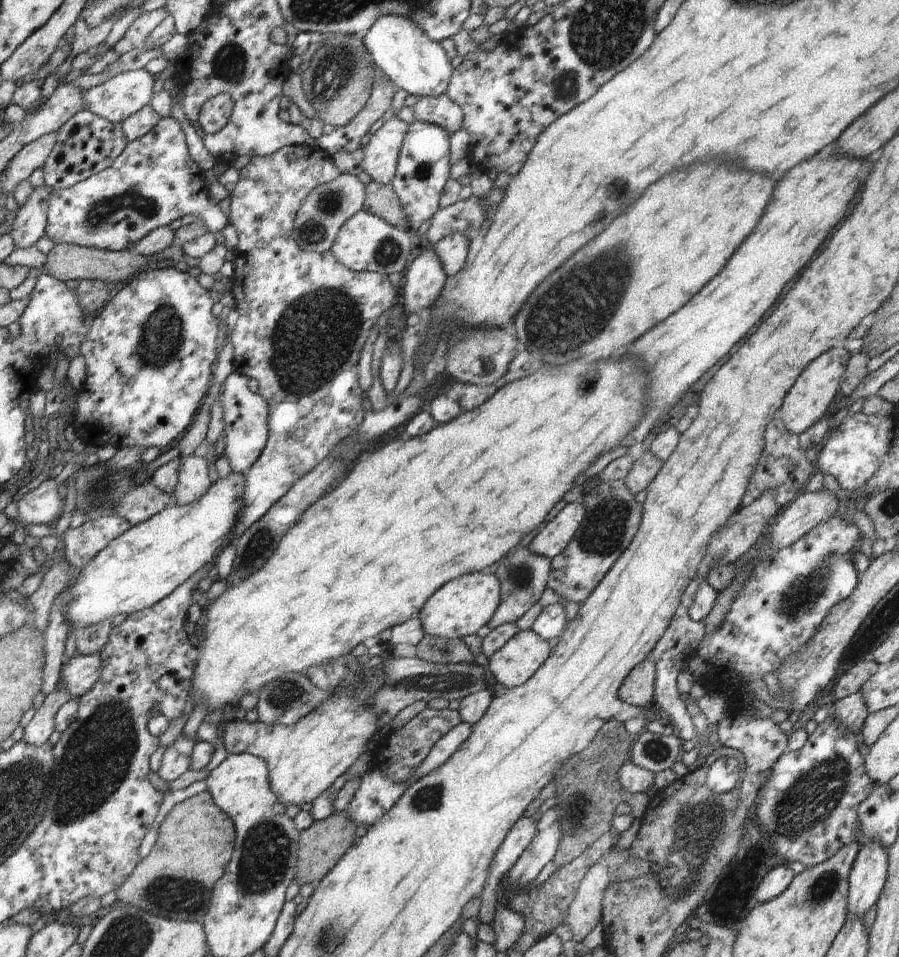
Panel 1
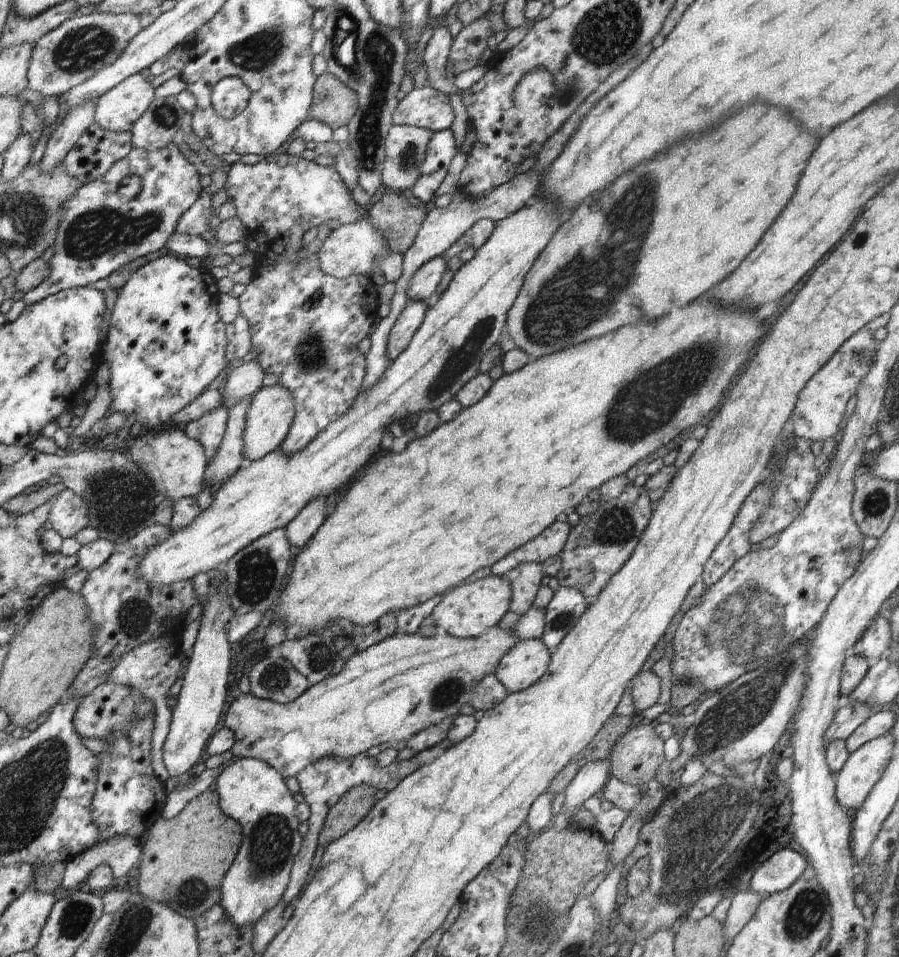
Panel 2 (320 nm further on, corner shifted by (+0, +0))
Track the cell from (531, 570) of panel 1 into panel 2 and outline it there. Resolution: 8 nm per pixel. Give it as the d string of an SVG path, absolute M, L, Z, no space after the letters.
M534 562L523 563L510 570L505 575L512 590L509 610L521 616L528 612L542 587L540 584L545 575L542 564Z

